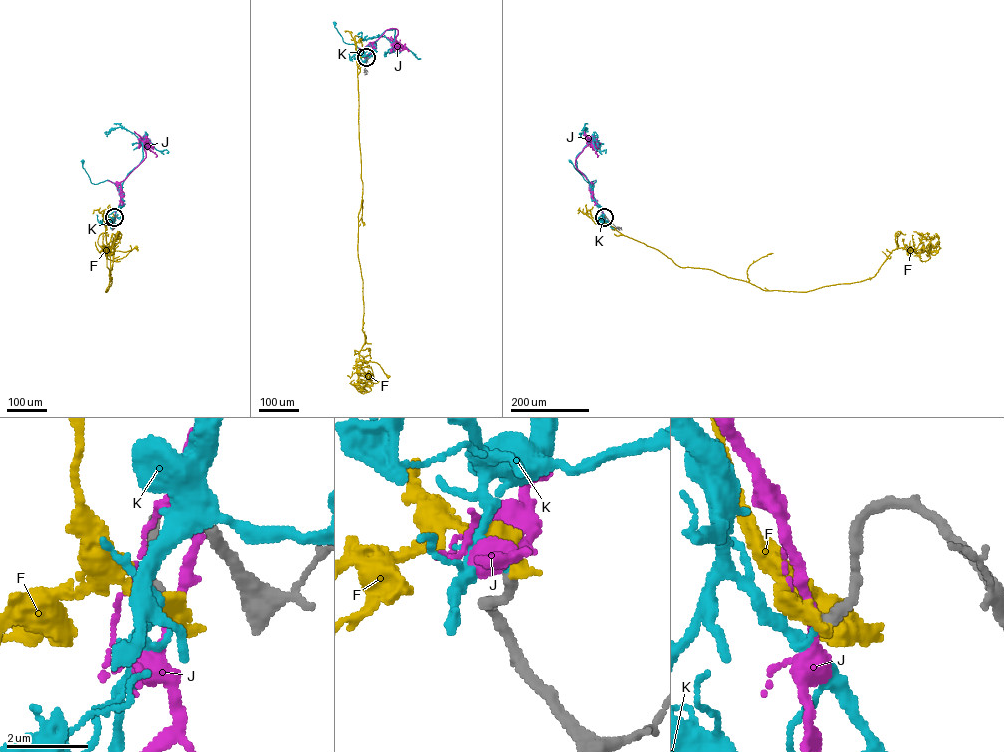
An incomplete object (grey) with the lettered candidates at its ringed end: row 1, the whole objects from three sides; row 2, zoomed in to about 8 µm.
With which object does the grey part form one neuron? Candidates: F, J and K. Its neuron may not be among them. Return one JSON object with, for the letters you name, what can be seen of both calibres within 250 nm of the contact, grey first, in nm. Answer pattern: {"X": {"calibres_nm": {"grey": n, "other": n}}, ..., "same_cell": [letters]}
{"K": {"calibres_nm": {"grey": 280, "other": 160}}, "same_cell": ["K"]}

